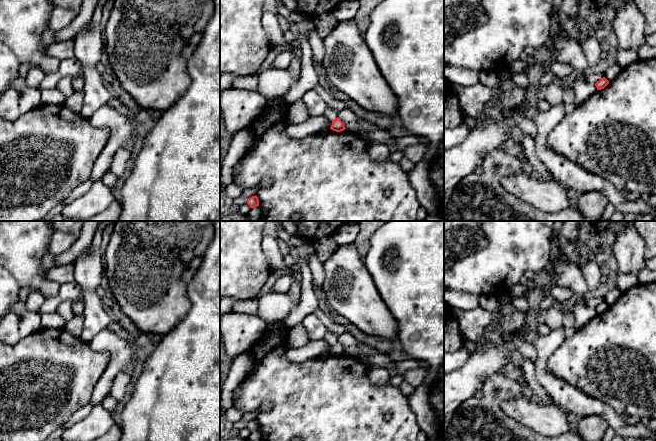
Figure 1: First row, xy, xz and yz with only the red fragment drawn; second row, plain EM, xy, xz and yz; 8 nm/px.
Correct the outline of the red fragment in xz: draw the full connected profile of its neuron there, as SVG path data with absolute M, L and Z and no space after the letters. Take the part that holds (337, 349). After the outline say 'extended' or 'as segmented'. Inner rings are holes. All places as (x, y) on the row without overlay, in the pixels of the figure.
M328 331L324 337L324 340L326 343L332 346L332 349L330 351L331 354L341 356L346 353L343 346L338 342L338 334Z | extended

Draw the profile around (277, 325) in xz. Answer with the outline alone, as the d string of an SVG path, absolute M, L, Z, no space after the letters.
M275 321L275 322L269 322L267 323L267 330L277 330L282 331L285 329L285 325L283 321Z

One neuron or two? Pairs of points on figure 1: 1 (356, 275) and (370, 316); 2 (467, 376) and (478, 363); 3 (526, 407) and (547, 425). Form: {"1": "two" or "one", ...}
{"1": "one", "2": "one", "3": "one"}

